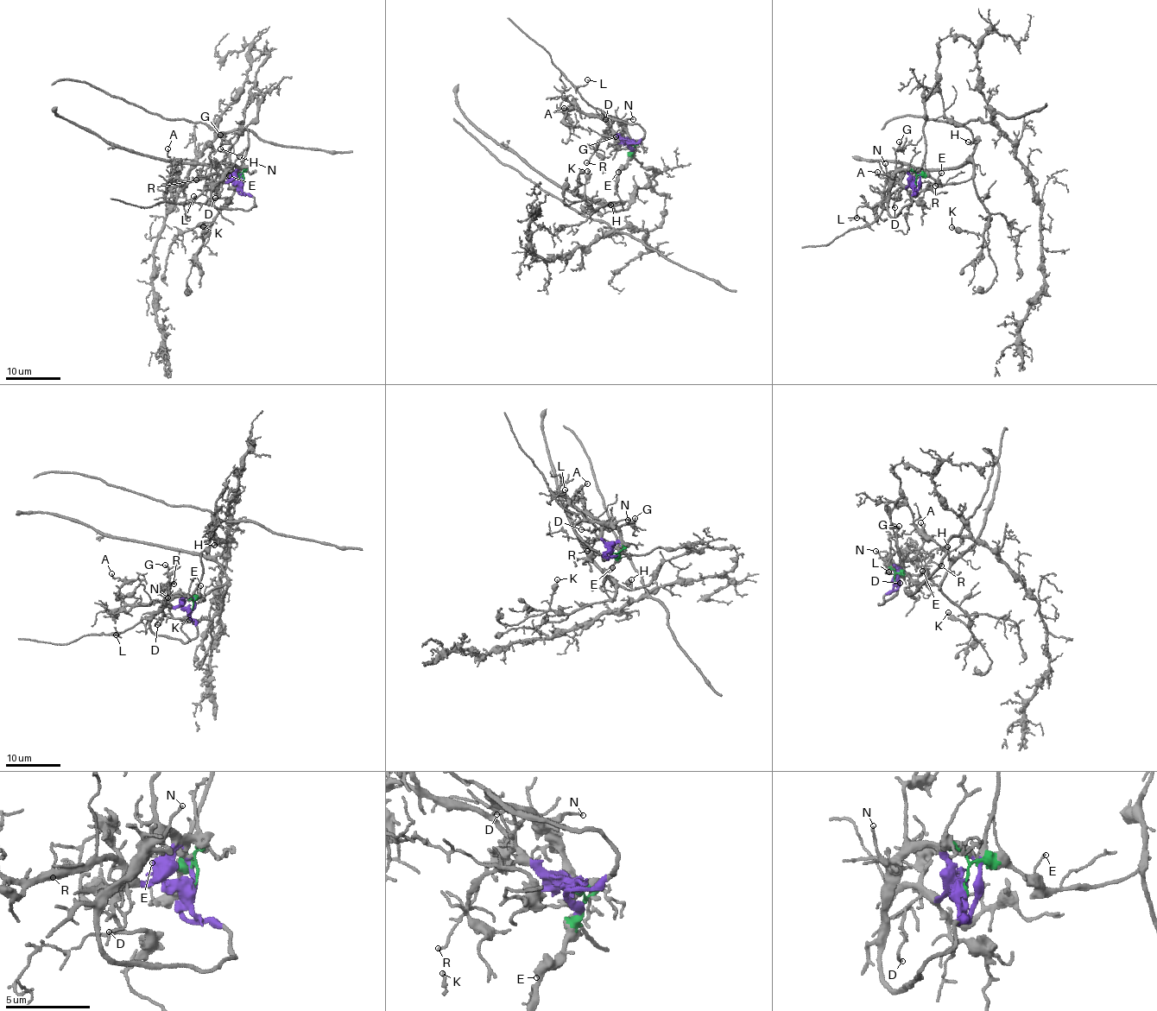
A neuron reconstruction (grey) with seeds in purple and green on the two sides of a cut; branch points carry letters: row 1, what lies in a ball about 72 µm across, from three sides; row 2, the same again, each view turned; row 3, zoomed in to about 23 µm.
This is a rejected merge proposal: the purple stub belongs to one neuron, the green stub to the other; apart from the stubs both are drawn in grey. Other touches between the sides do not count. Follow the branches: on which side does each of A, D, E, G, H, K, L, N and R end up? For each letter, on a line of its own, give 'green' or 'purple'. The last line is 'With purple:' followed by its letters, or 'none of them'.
A: purple
D: purple
E: green
G: purple
H: green
K: green
L: purple
N: purple
R: purple
With purple: A, D, G, L, N, R

